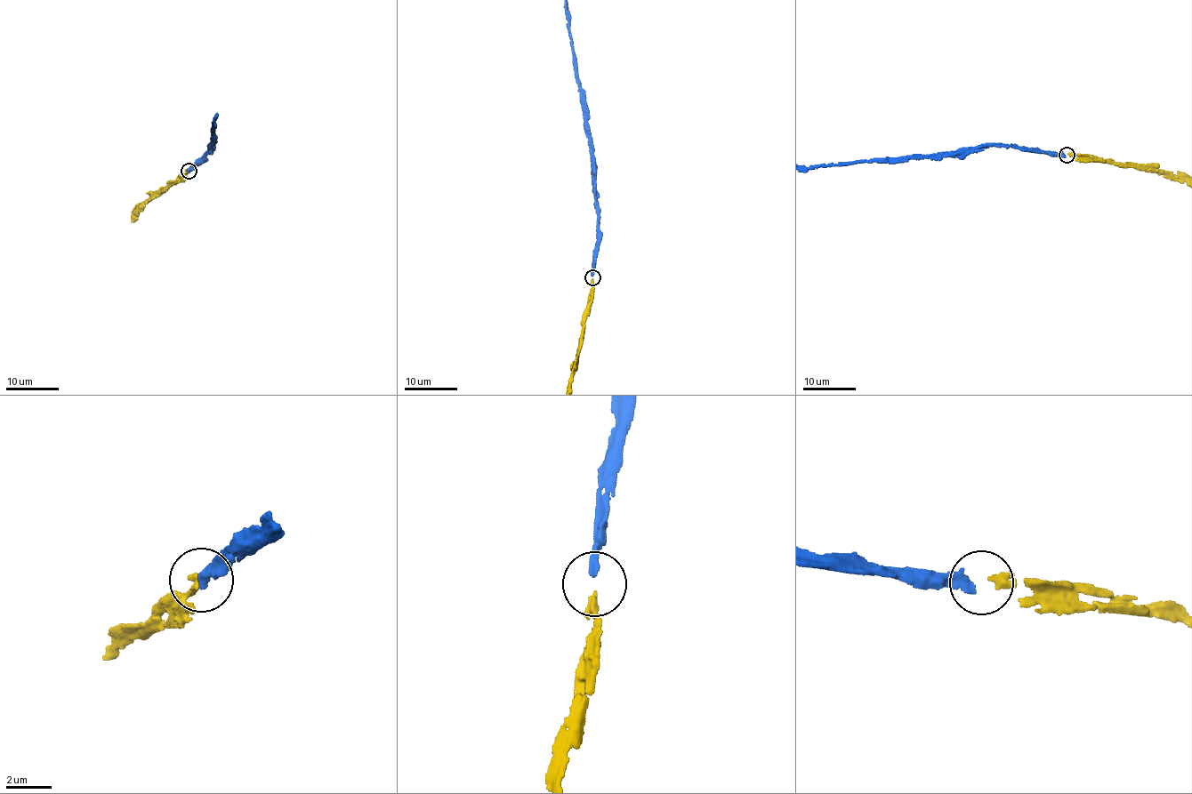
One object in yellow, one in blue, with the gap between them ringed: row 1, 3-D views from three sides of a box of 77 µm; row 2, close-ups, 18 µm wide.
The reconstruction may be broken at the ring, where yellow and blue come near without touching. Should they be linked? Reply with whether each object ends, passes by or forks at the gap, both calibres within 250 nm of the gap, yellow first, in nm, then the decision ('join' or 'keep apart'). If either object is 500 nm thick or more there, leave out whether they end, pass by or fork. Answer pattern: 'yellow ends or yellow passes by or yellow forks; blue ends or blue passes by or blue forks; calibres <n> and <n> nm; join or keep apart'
yellow ends; blue ends; calibres 320 and 360 nm; join

